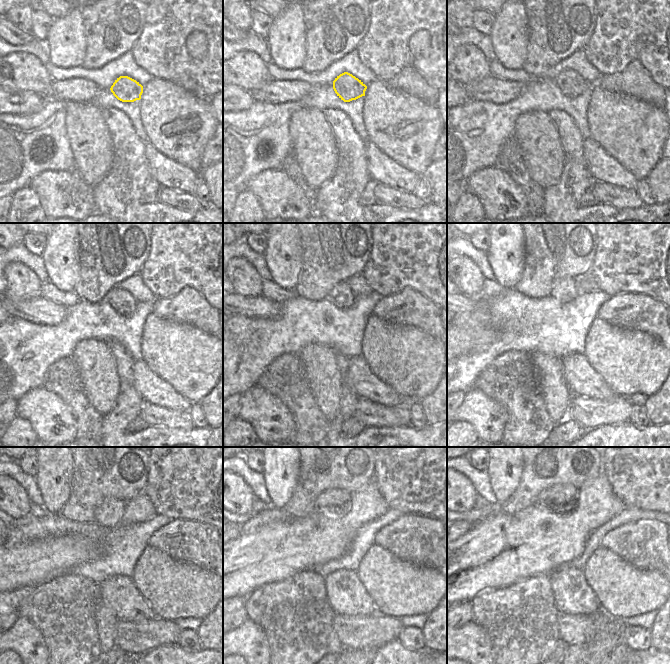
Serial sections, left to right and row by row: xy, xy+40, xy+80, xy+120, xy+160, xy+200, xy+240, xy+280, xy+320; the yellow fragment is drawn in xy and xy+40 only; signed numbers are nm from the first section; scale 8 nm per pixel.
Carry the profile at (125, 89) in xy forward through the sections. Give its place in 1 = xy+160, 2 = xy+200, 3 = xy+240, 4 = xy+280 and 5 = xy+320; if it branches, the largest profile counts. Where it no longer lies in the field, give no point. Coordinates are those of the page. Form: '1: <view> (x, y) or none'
1: xy+160 (341, 295)
2: xy+200 (564, 290)
3: xy+240 (109, 513)
4: xy+280 (333, 497)
5: xy+320 (561, 495)

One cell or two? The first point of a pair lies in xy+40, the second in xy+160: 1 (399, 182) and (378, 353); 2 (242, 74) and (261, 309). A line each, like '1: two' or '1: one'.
1: two
2: two

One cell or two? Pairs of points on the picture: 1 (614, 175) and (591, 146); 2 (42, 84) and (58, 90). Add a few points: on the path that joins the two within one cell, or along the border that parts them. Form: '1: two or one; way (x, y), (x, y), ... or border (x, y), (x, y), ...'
1: one; way (607, 168), (593, 153)
2: two; border (52, 82), (52, 96), (54, 98)

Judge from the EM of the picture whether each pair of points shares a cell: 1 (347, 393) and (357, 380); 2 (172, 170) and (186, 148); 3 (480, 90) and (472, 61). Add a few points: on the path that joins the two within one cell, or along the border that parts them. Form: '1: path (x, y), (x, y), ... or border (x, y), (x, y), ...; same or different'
1: border (346, 365), (345, 382), (359, 397); different
2: border (156, 150), (193, 169), (197, 173); different
3: border (490, 74), (477, 81), (463, 85); different

